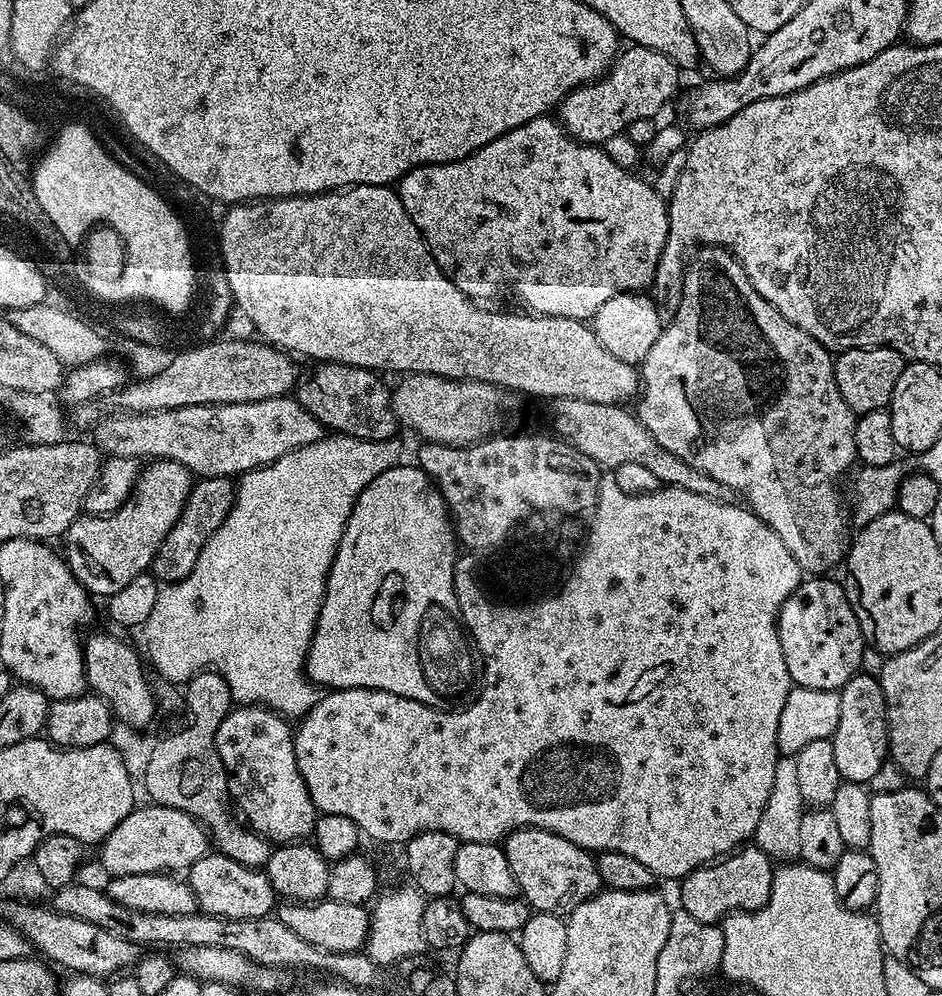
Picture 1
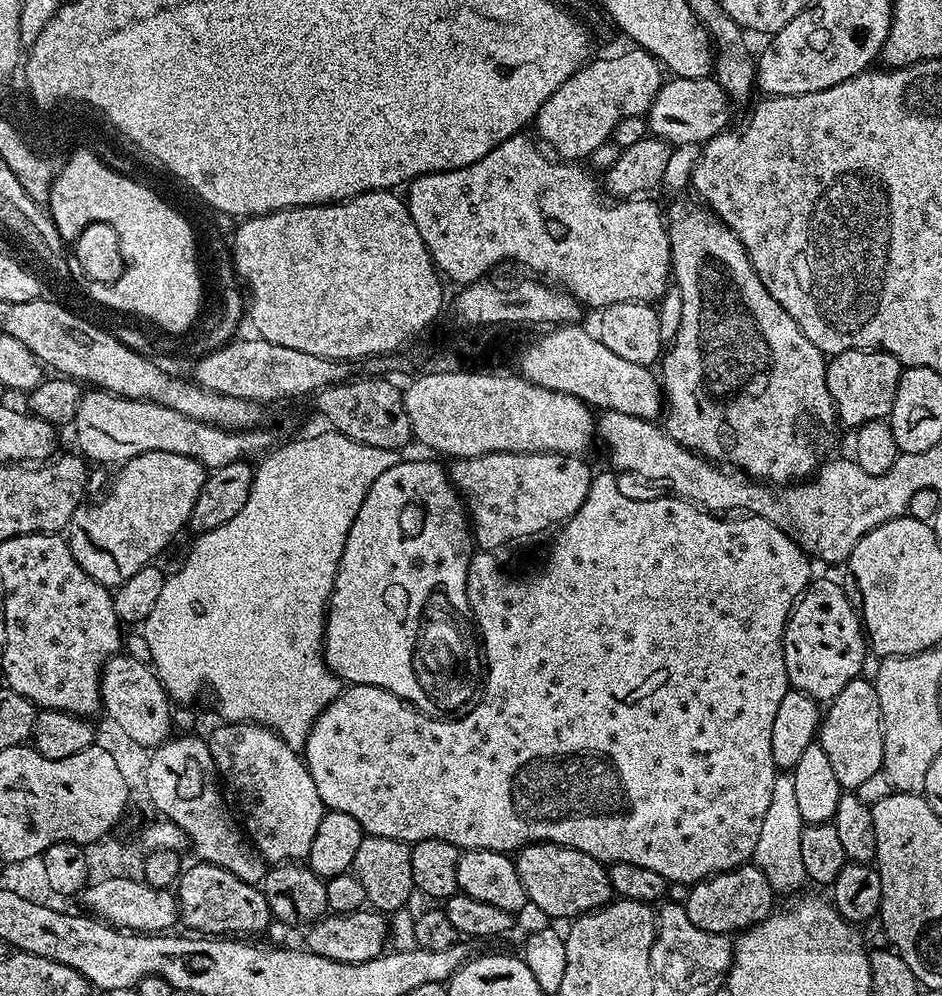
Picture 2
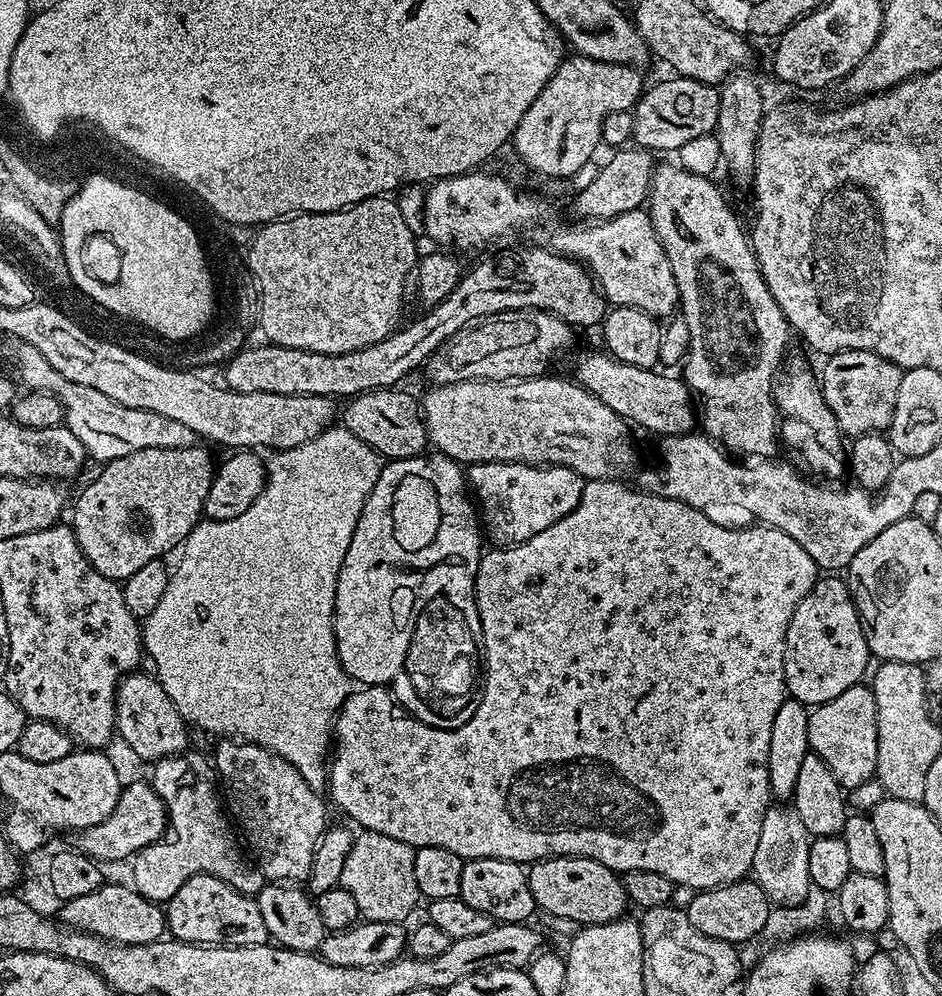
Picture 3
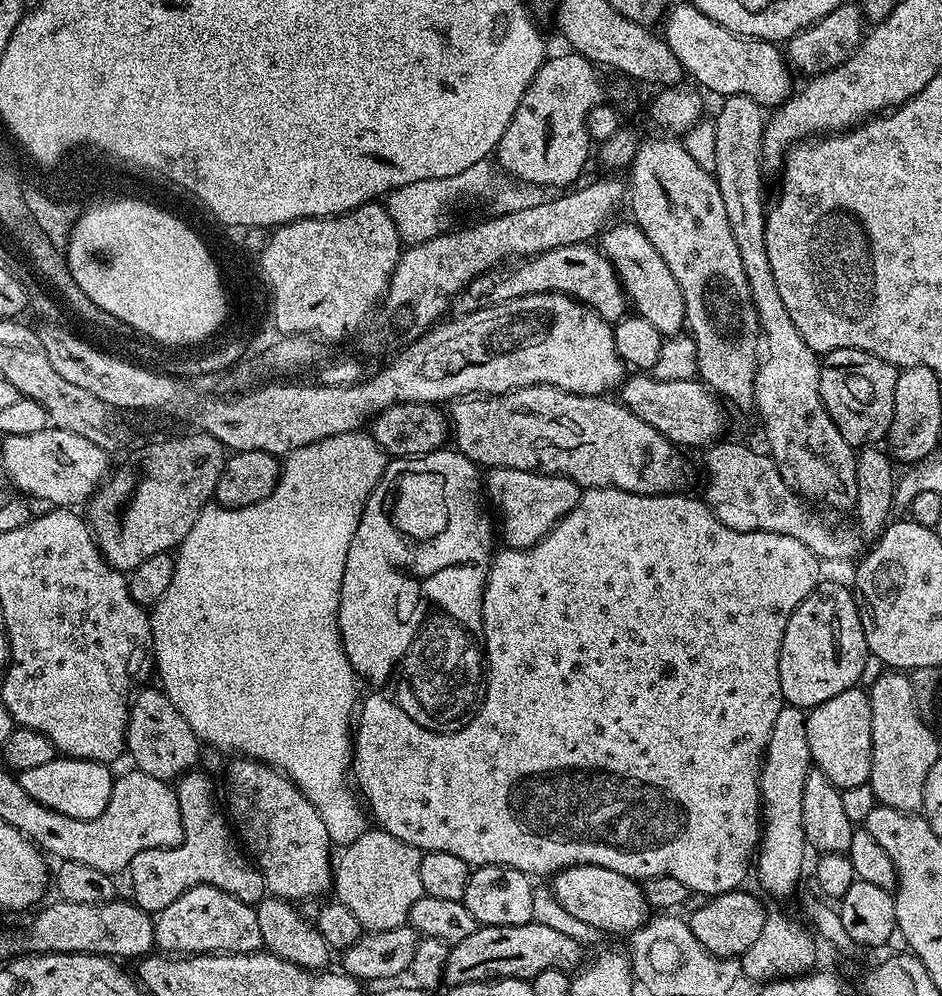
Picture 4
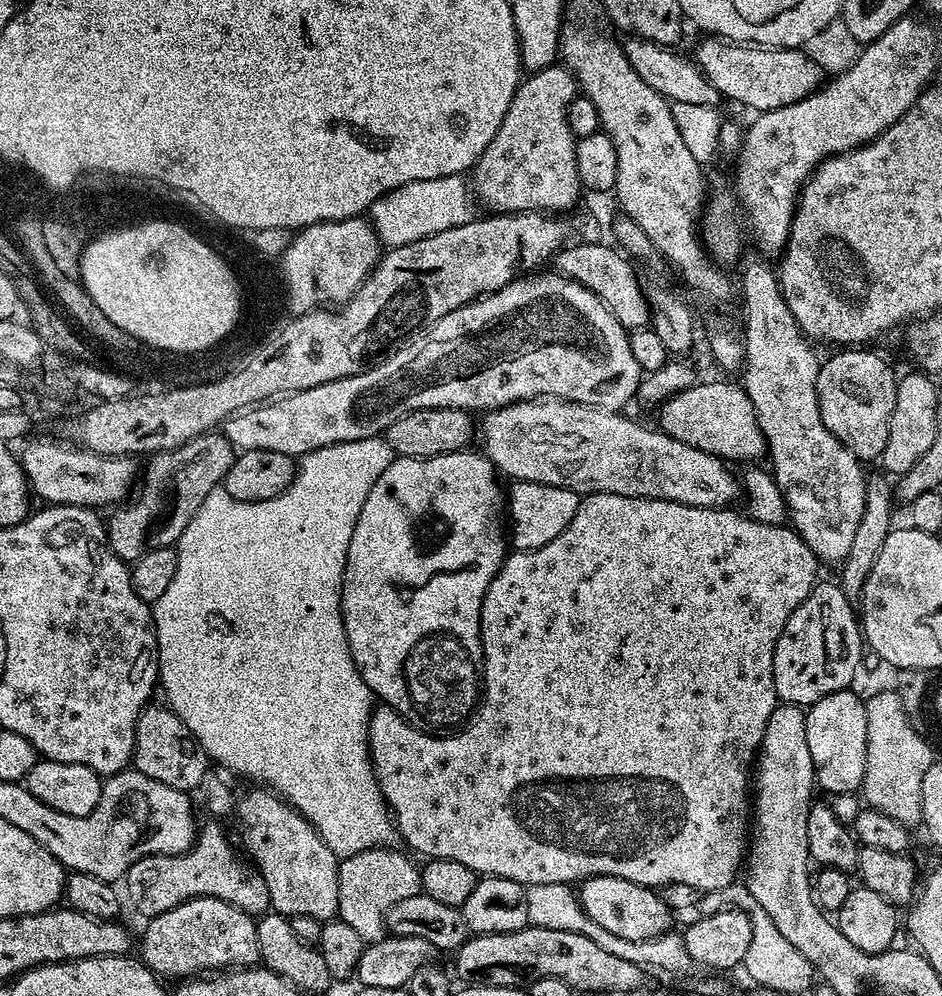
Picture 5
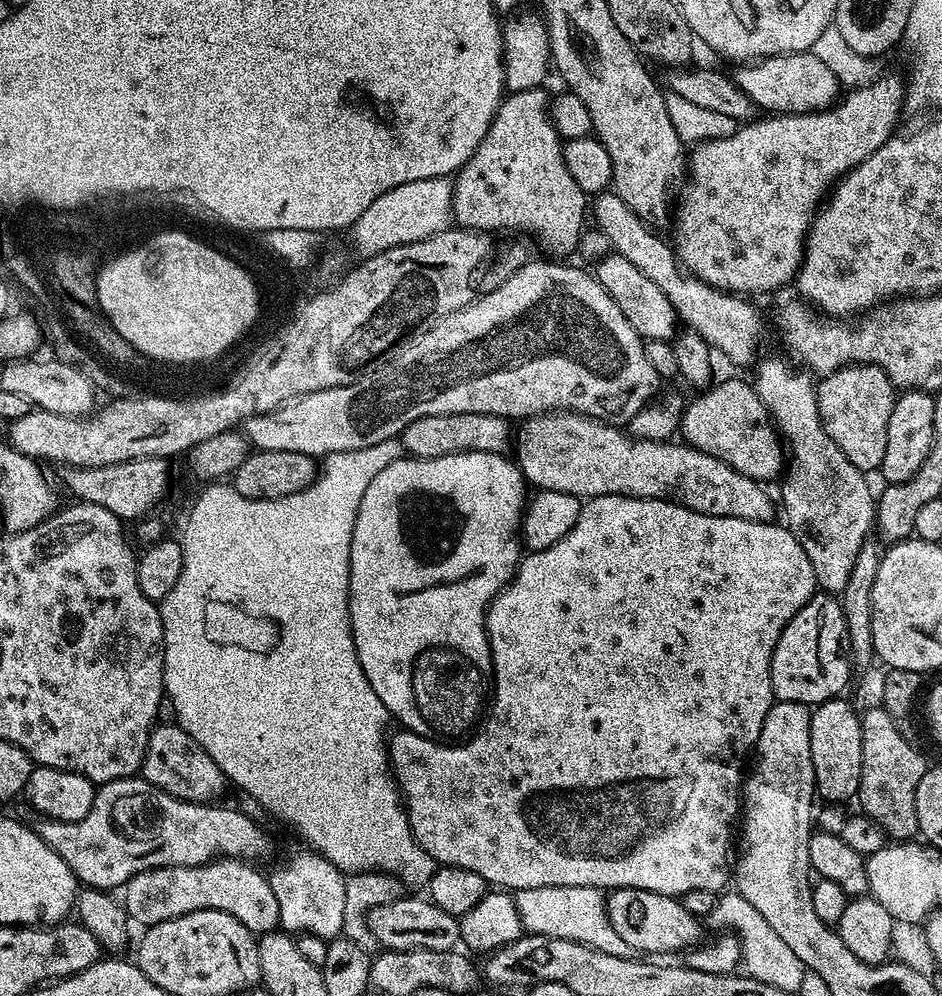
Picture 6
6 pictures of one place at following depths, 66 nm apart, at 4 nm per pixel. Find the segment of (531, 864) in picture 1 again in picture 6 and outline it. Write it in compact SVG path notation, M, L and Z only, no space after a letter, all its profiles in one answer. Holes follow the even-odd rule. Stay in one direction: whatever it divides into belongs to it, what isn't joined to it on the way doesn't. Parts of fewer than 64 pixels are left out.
M617 888L606 896L608 905L608 921L622 942L636 954L652 954L648 952L680 952L683 948L692 950L701 943L701 921L674 896L663 896L650 890L637 888Z

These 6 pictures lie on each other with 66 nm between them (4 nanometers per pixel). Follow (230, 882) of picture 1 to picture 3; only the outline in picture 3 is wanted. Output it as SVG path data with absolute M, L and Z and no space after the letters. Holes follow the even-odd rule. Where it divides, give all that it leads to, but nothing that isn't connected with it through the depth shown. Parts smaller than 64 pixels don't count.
M208 874L194 875L182 884L181 889L174 894L174 898L167 903L165 925L171 937L186 941L188 944L224 944L228 947L260 945L267 943L270 938L255 897L243 895L220 878Z

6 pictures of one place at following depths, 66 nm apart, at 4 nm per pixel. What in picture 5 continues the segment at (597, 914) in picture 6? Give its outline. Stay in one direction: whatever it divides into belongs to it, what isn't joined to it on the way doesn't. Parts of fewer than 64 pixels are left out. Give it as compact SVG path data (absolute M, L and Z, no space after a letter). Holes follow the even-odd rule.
M533 884L526 891L526 902L528 903L528 923L531 927L546 930L570 930L574 934L586 934L586 938L598 942L598 946L602 946L606 954L626 958L626 962L634 962L651 975L653 972L656 976L684 976L691 968L694 968L692 954L683 939L627 940L618 938L618 934L610 934L610 930L602 930L602 926L598 926L584 913L577 889L573 885Z

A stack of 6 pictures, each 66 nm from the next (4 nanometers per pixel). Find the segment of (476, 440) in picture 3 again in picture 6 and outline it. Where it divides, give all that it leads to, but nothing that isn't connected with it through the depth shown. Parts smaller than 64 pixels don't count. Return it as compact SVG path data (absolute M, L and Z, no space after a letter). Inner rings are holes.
M563 410L530 416L521 424L524 425L518 428L514 440L514 460L533 489L558 490L581 498L633 496L668 500L702 514L746 518L763 524L777 519L777 505L773 497L772 500L768 497L764 489L767 487L761 481L738 474L726 462L700 452L687 442L637 440L627 431L619 432L615 423Z

